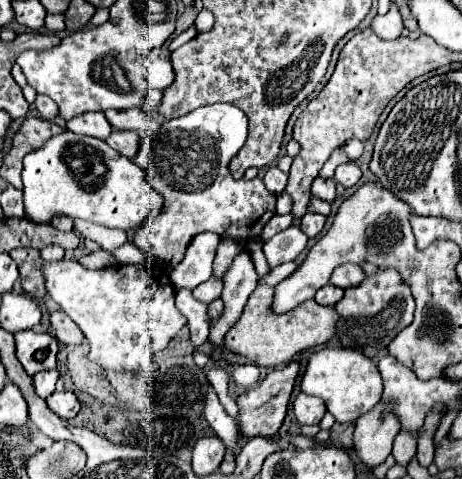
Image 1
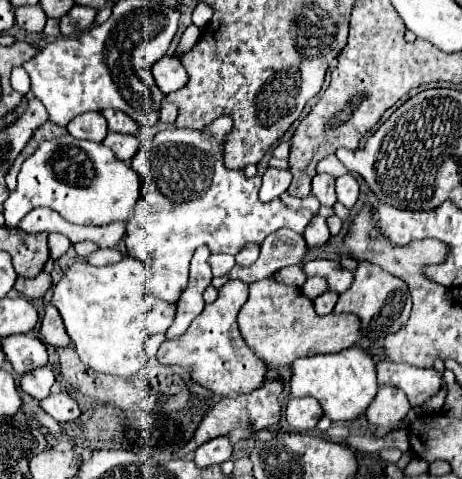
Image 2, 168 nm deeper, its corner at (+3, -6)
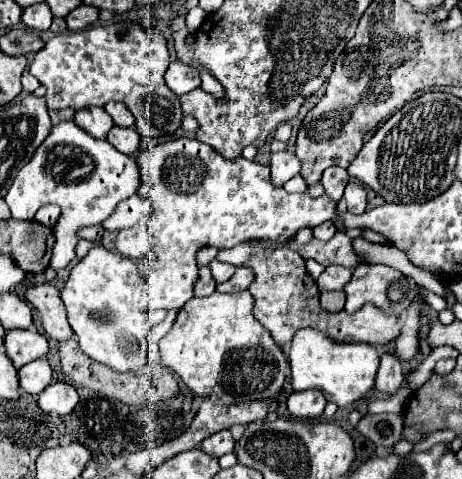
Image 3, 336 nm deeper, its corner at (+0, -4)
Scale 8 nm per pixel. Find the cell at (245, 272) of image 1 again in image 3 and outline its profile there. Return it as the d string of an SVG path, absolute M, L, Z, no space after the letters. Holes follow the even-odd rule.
M249 290L221 294L213 292L207 298L191 298L177 314L169 334L161 338L161 364L171 368L197 396L219 396L225 404L241 404L249 400L265 400L275 396L285 382L285 354L277 348L271 334L253 318L253 296Z

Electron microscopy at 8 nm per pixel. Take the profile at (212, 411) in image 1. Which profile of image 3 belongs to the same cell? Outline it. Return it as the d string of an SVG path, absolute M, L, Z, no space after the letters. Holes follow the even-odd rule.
M205 246L205 248L201 248L199 252L197 252L197 264L199 266L207 266L215 256L217 256L217 248L211 248L211 246Z

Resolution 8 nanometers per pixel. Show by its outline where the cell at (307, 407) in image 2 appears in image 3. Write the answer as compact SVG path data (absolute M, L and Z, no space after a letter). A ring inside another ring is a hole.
M303 390L303 392L293 392L287 398L287 410L295 420L313 420L319 418L325 408L327 400L319 390Z

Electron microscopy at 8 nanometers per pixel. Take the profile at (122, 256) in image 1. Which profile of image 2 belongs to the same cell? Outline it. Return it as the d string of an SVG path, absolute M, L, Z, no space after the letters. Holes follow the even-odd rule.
M98 248L94 250L92 254L88 254L88 262L94 264L94 266L106 266L106 264L114 264L114 262L120 262L124 256L114 250L114 248Z

